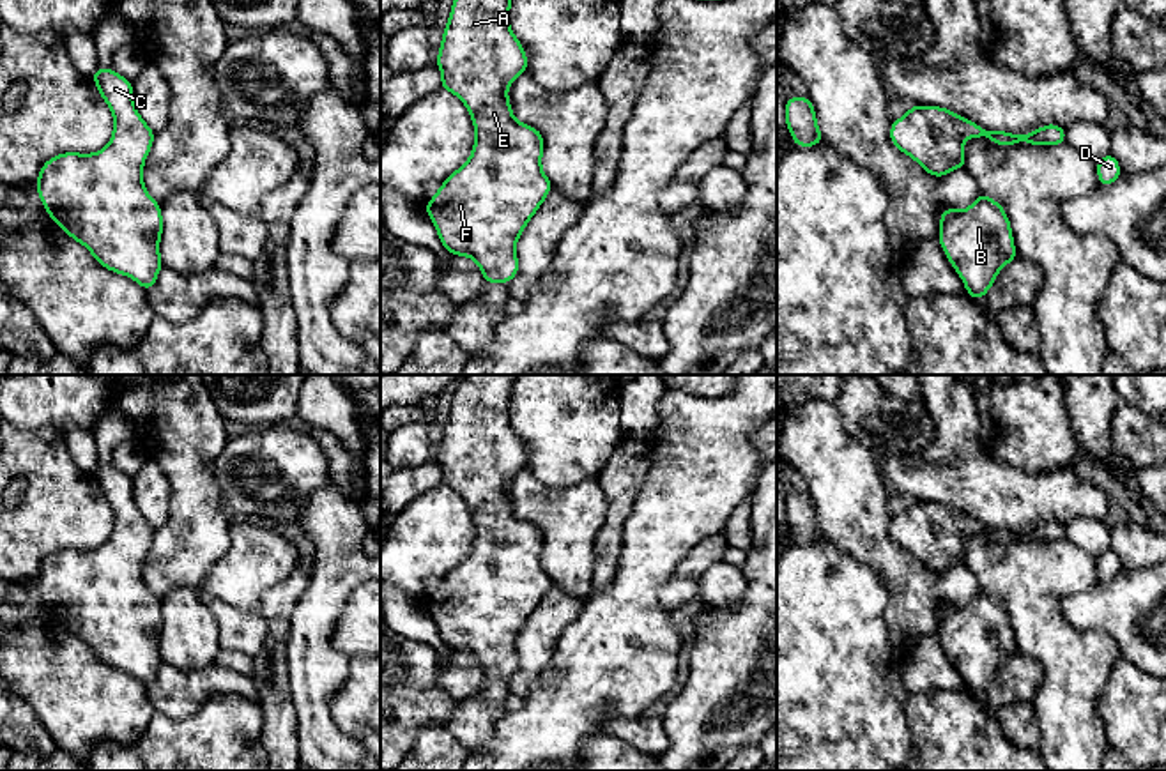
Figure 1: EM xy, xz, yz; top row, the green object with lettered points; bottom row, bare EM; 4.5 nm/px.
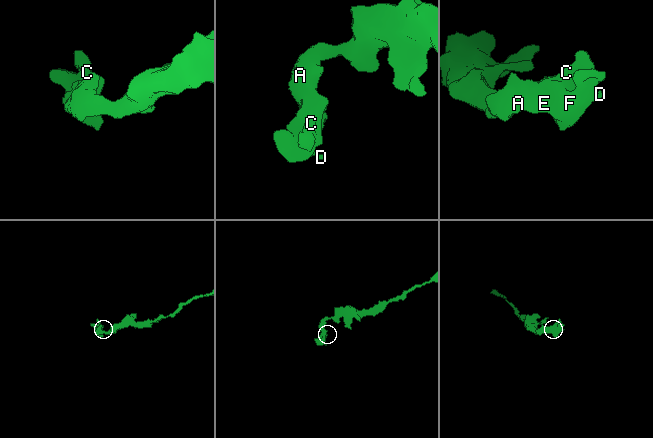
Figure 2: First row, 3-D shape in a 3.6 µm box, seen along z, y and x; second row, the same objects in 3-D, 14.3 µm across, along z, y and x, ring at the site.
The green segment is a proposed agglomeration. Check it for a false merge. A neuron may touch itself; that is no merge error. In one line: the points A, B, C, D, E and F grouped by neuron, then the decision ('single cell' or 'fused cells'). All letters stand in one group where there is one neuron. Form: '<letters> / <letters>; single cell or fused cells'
A B C D E F; single cell

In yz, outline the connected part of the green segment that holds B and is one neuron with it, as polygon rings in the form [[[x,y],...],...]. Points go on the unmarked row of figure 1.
[[[984,589],[964,607],[941,607],[938,637],[966,690],[977,697],[994,681],[996,670],[1017,654],[1005,605]]]

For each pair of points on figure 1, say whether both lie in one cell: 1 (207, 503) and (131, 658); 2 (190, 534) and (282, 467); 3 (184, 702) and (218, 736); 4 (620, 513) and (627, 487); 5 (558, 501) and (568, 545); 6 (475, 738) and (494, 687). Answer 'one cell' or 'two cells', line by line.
1: one cell
2: two cells
3: two cells
4: one cell
5: one cell
6: one cell

